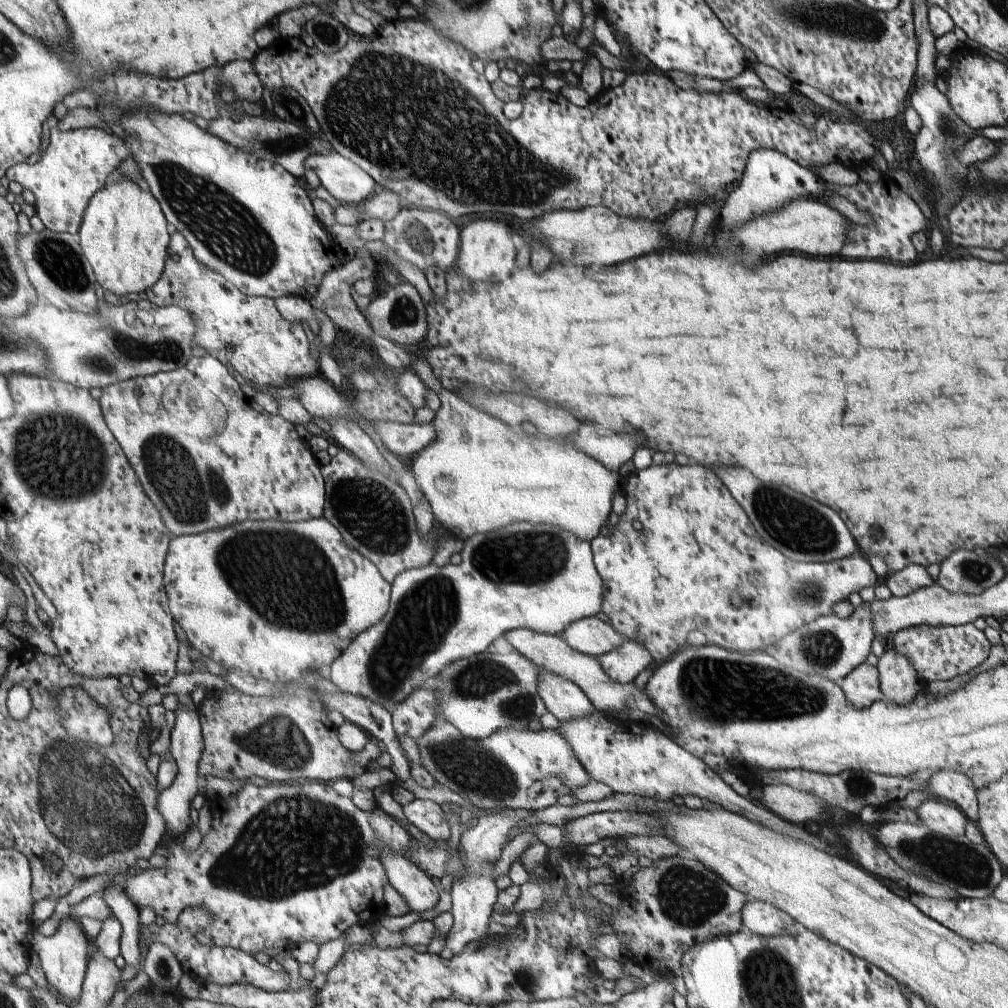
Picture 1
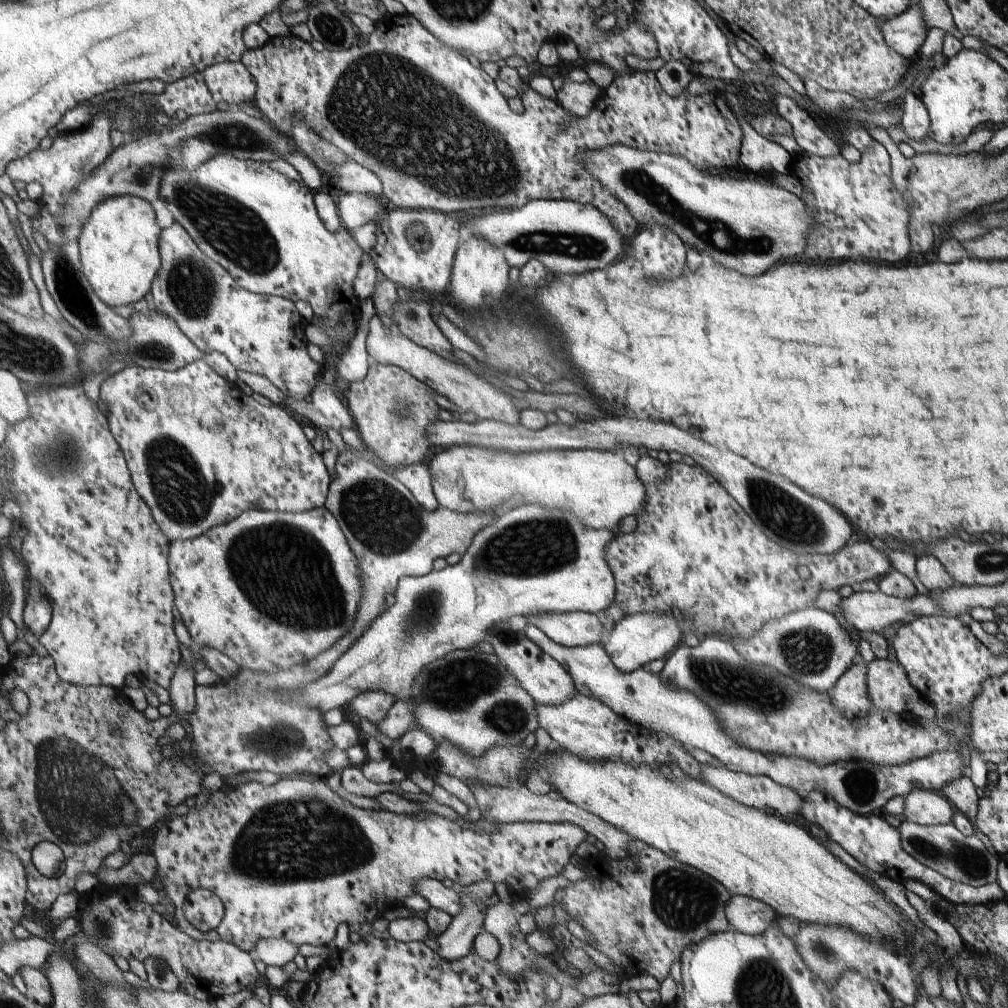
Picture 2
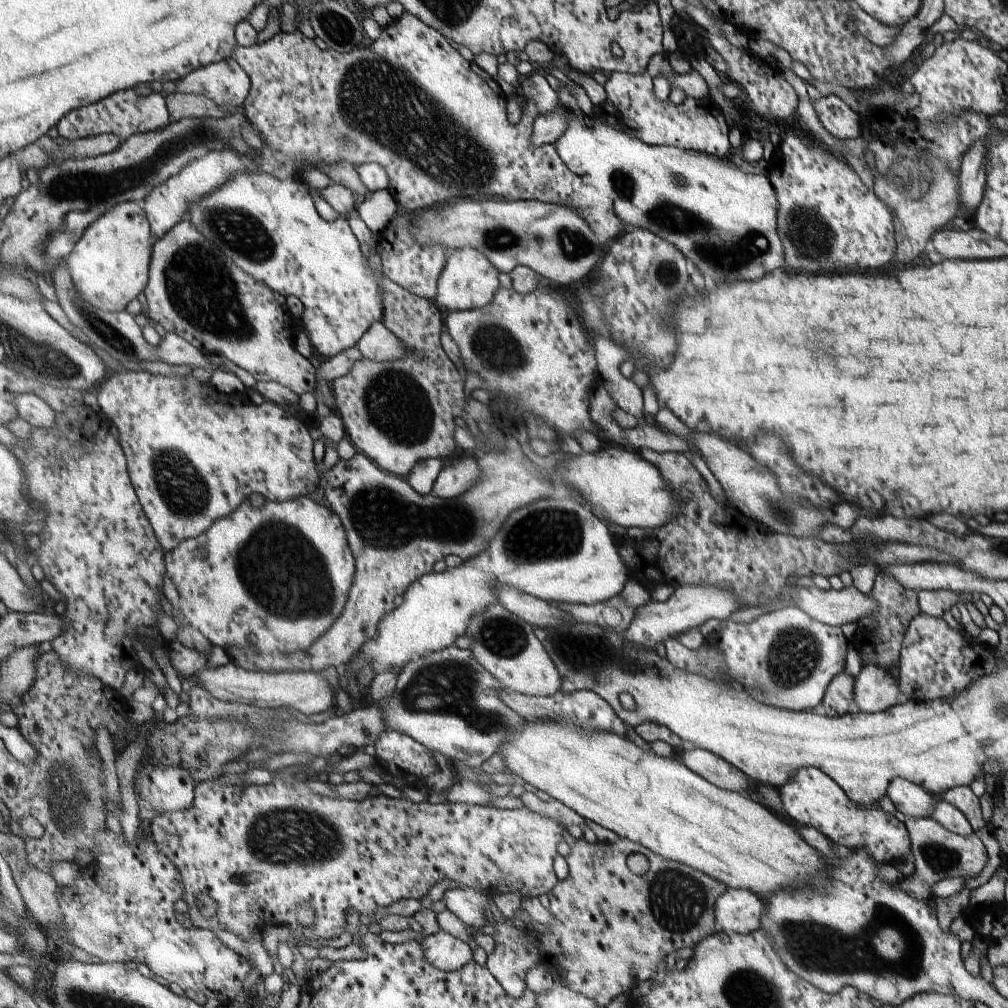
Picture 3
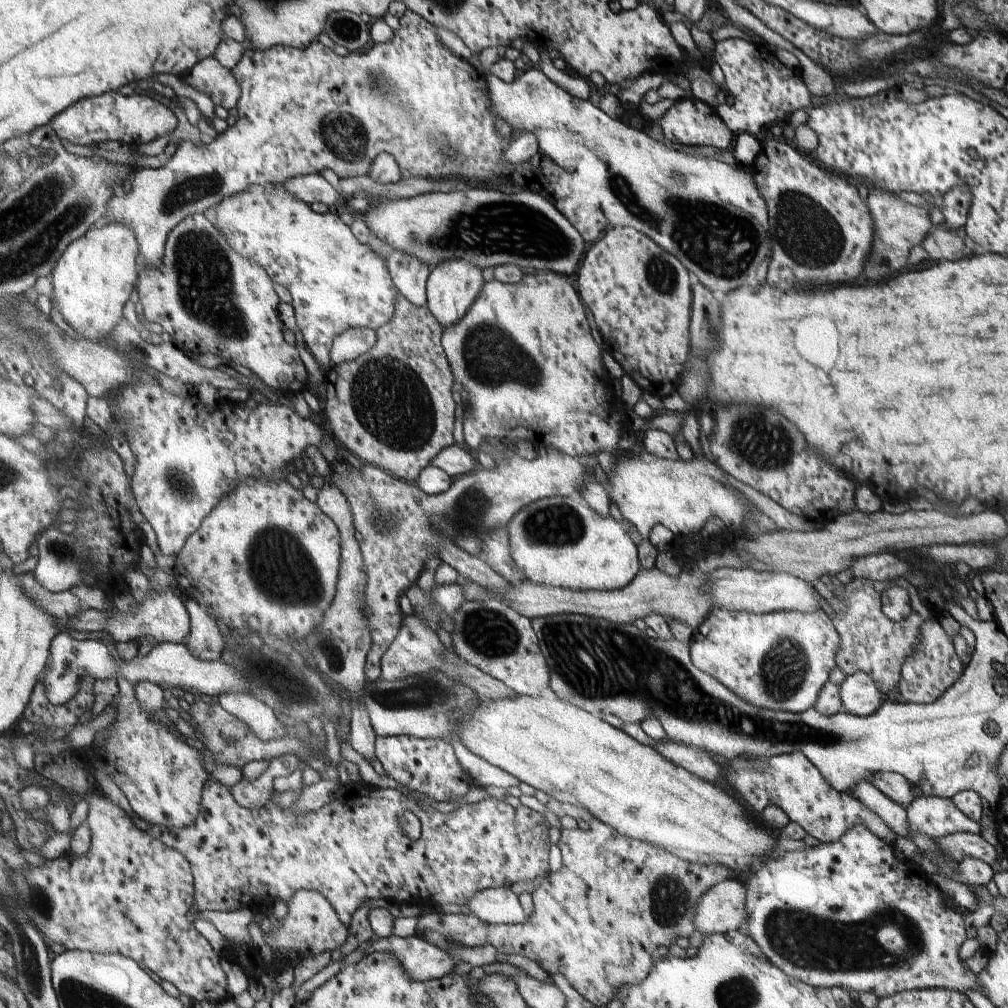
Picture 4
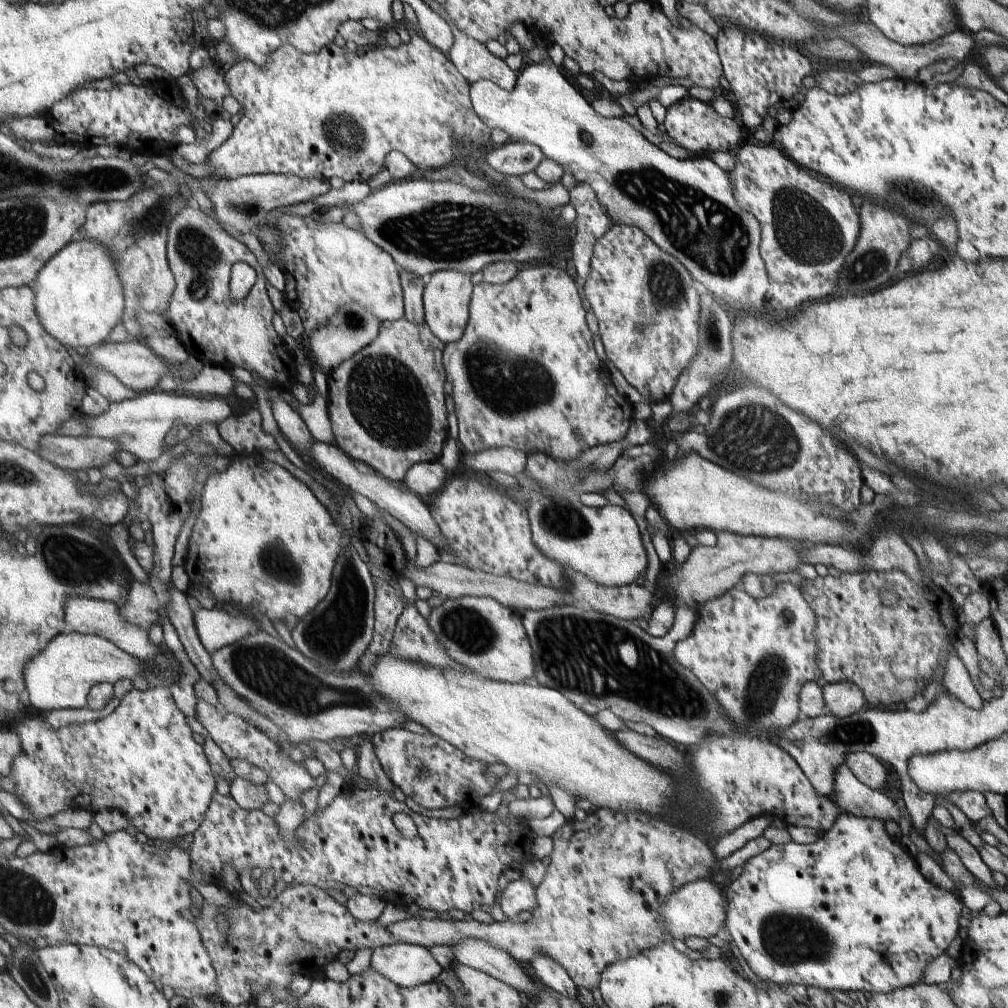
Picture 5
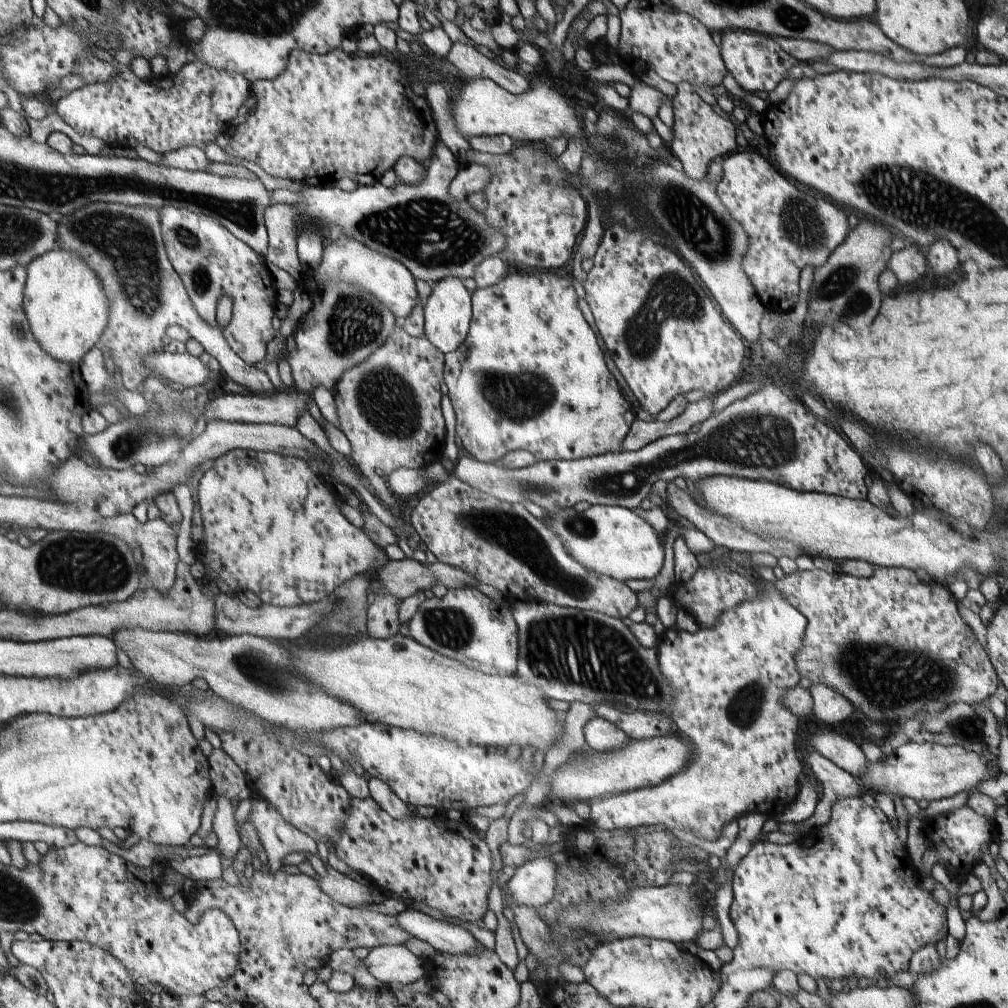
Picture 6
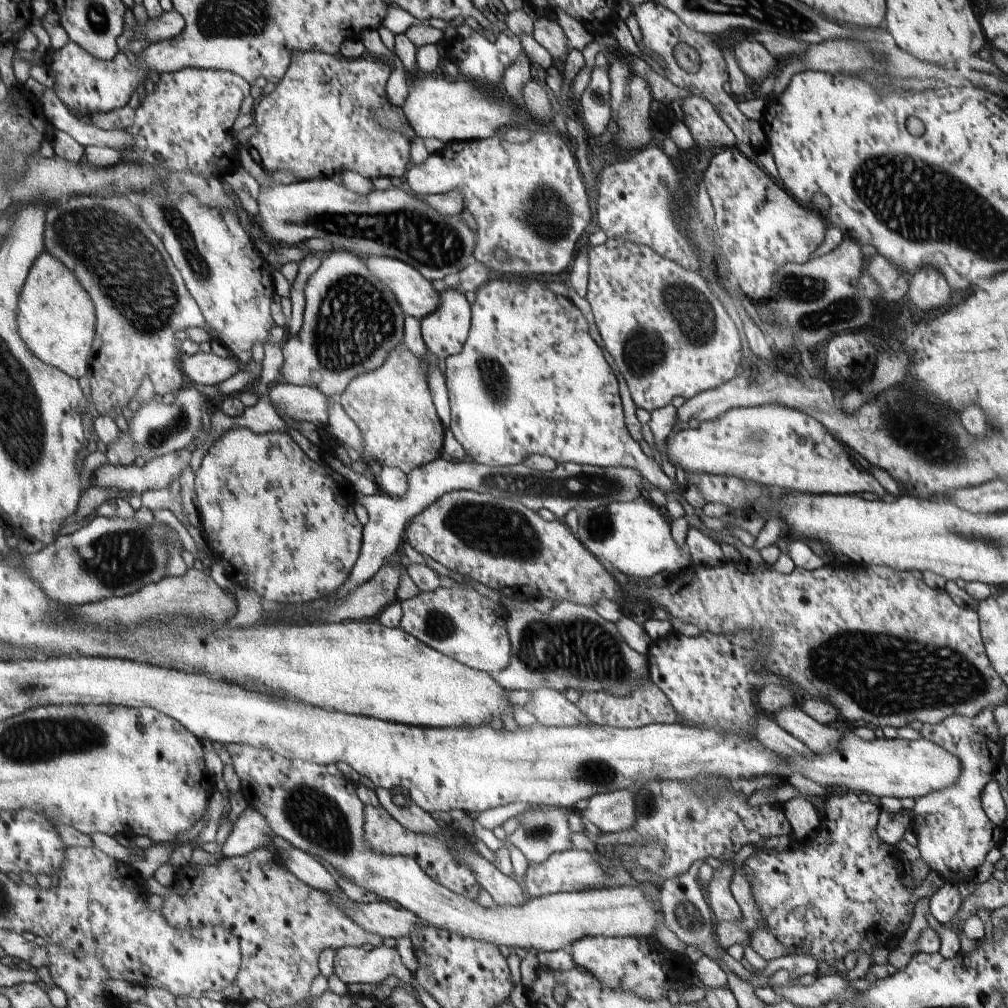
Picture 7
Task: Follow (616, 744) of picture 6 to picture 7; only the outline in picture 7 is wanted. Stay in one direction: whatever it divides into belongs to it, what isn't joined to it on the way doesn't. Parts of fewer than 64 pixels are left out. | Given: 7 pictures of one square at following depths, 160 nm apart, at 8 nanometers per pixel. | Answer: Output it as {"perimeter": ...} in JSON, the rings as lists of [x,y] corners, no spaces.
{"perimeter":[[[542,687],[528,693],[532,694],[532,699],[527,708],[543,727],[572,728],[592,724],[576,705],[566,699],[565,692]]]}

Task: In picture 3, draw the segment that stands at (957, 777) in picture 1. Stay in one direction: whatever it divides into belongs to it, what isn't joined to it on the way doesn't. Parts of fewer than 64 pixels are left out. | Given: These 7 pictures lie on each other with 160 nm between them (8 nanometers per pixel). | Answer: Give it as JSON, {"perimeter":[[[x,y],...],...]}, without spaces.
{"perimeter":[[[960,785],[944,792],[944,801],[958,808],[968,819],[974,832],[986,828],[987,822],[982,817],[980,799],[969,786]]]}

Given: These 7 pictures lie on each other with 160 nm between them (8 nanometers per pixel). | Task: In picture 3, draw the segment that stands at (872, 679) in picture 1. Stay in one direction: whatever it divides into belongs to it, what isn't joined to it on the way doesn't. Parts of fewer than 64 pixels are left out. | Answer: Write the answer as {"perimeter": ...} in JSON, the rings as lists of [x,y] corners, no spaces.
{"perimeter":[[[842,671],[827,686],[823,706],[828,717],[844,716],[854,702],[855,678]]]}

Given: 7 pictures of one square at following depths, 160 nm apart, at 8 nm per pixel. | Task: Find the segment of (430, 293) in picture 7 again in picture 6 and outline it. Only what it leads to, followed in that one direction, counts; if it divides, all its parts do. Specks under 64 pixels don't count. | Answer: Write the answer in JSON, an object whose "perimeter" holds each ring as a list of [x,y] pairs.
{"perimeter":[[[342,234],[337,241],[326,238],[323,245],[323,256],[318,263],[318,268],[310,267],[312,278],[319,290],[332,283],[332,280],[340,280],[340,283],[350,283],[368,289],[376,300],[381,301],[386,308],[393,312],[400,320],[405,319],[415,307],[419,294],[413,273],[406,268],[405,264],[397,261],[394,257],[386,256],[386,253],[378,252],[368,245],[362,244],[356,237]]]}

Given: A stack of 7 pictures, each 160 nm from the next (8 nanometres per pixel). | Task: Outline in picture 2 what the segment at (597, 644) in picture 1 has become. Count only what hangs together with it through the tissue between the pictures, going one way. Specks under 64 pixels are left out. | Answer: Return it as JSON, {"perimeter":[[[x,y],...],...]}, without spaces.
{"perimeter":[[[574,611],[561,615],[528,615],[529,624],[541,628],[551,639],[566,647],[604,645],[610,630],[604,626],[601,615]]]}

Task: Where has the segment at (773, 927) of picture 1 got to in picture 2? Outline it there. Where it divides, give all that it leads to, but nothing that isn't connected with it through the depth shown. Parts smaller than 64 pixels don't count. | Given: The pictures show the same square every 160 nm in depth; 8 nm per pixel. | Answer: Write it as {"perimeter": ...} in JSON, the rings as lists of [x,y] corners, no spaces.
{"perimeter":[[[733,895],[725,908],[731,930],[747,935],[762,934],[776,922],[777,912],[761,900],[744,895]]]}

